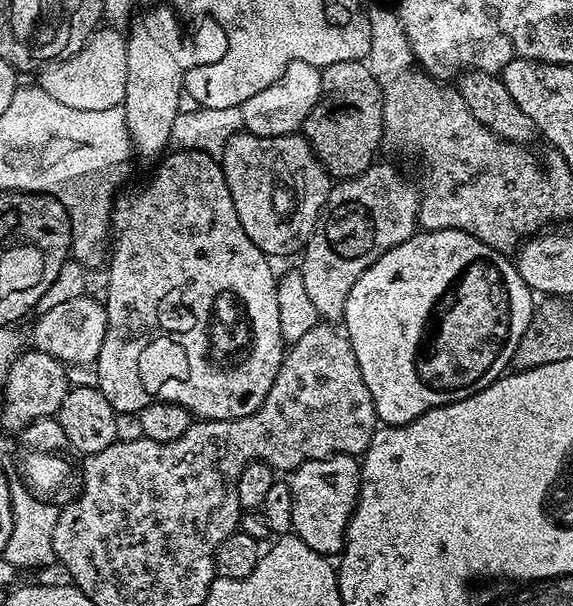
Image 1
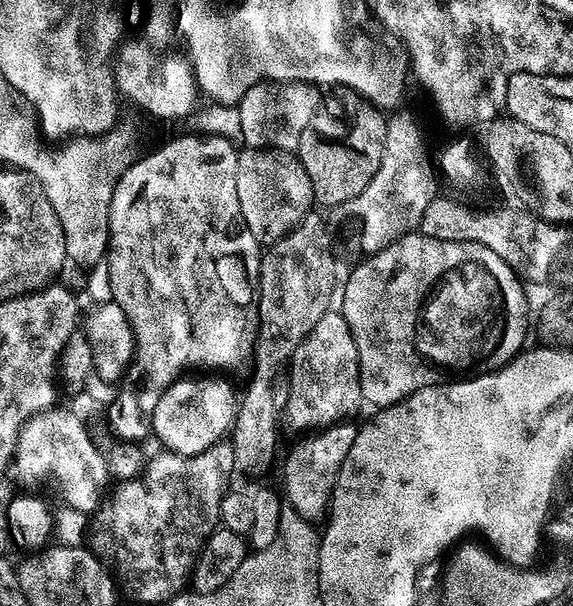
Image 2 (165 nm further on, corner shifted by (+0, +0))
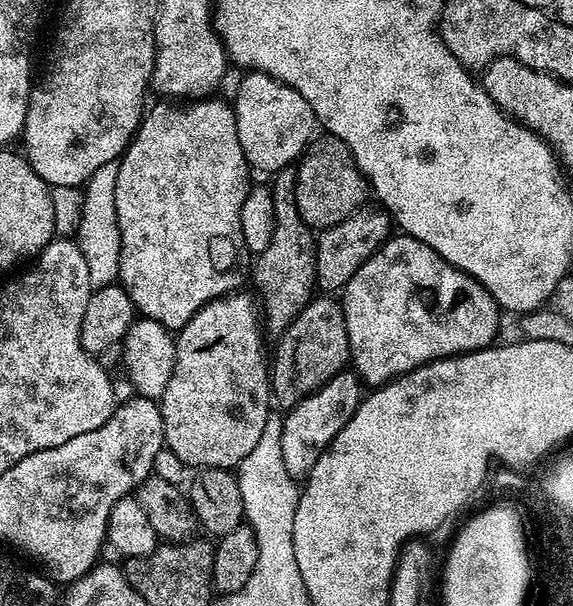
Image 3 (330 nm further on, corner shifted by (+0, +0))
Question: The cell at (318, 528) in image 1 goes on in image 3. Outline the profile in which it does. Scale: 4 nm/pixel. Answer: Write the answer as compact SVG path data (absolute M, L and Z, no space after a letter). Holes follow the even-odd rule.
M345 370L334 374L326 386L311 392L306 398L299 400L293 408L287 409L284 424L279 425L281 432L282 462L292 479L300 482L314 470L314 462L330 447L332 439L352 420L362 399L362 381L355 371Z

